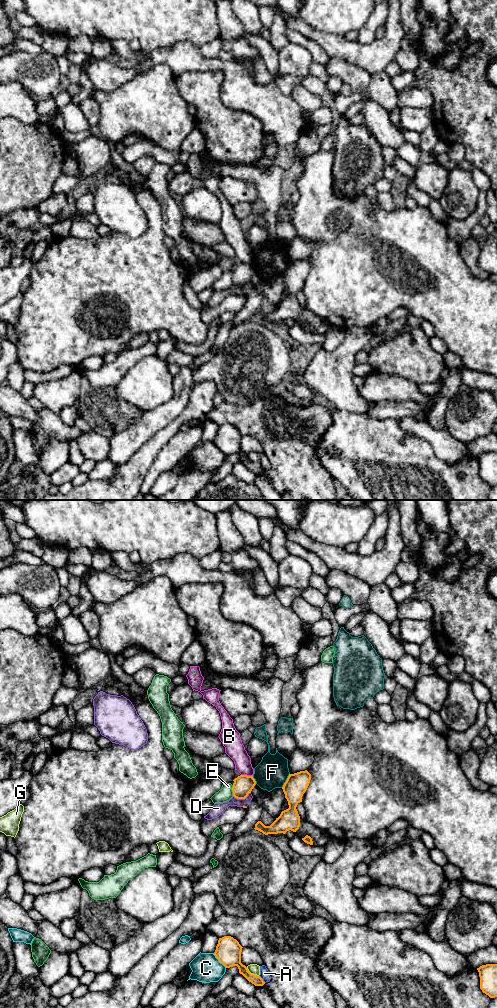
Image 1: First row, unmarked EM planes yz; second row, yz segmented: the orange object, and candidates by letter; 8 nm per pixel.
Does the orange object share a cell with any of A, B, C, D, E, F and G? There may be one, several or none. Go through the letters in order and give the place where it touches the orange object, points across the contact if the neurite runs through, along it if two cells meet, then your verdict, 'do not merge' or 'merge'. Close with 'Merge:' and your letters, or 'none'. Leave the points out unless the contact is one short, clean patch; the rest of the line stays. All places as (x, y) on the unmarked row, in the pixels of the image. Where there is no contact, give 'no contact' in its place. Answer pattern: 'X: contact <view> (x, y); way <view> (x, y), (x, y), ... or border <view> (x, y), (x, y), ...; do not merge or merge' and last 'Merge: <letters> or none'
A: contact yz (262, 467); do not merge
B: contact yz (246, 263); do not merge
C: contact yz (219, 449); do not merge
D: contact yz (241, 286); do not merge
E: contact yz (232, 278); do not merge
F: contact yz (286, 268); do not merge
G: contact yz (252, 462); do not merge
Merge: none

